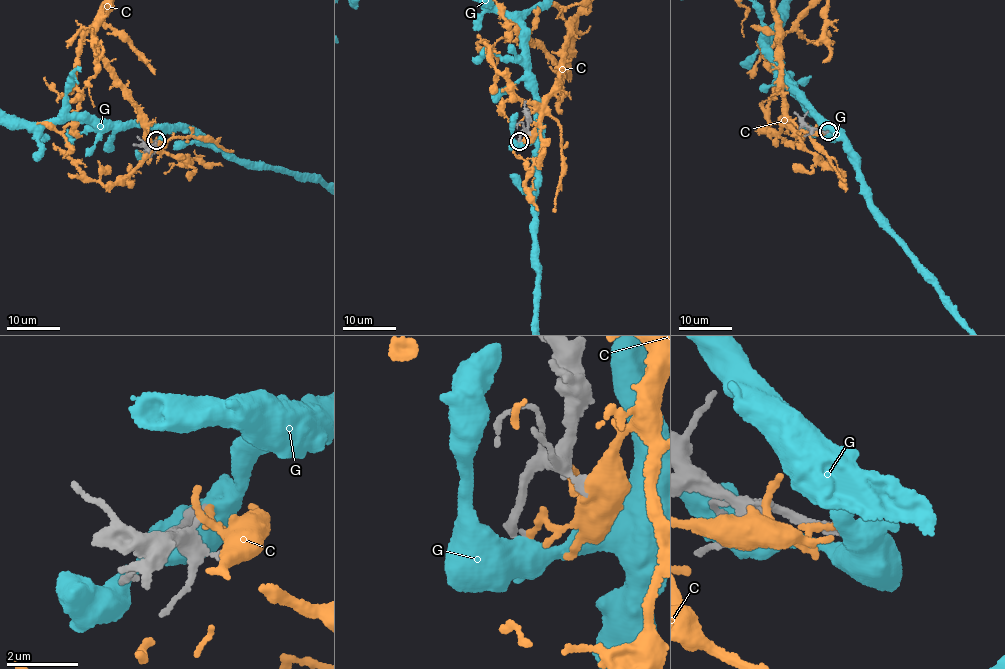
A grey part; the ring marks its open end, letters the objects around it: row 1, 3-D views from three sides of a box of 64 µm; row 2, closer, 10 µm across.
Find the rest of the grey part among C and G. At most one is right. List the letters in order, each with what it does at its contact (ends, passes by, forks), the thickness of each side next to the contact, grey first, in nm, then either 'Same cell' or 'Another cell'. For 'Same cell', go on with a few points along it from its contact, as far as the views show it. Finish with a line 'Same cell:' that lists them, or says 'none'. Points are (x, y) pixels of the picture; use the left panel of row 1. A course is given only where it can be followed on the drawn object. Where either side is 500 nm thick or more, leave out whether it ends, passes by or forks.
C: It ends there. Thickness 280 nm (grey) against 200 nm. Another cell
G: It forks there. Thickness 280 nm (grey) against 480 nm. Another cell
Same cell: none

